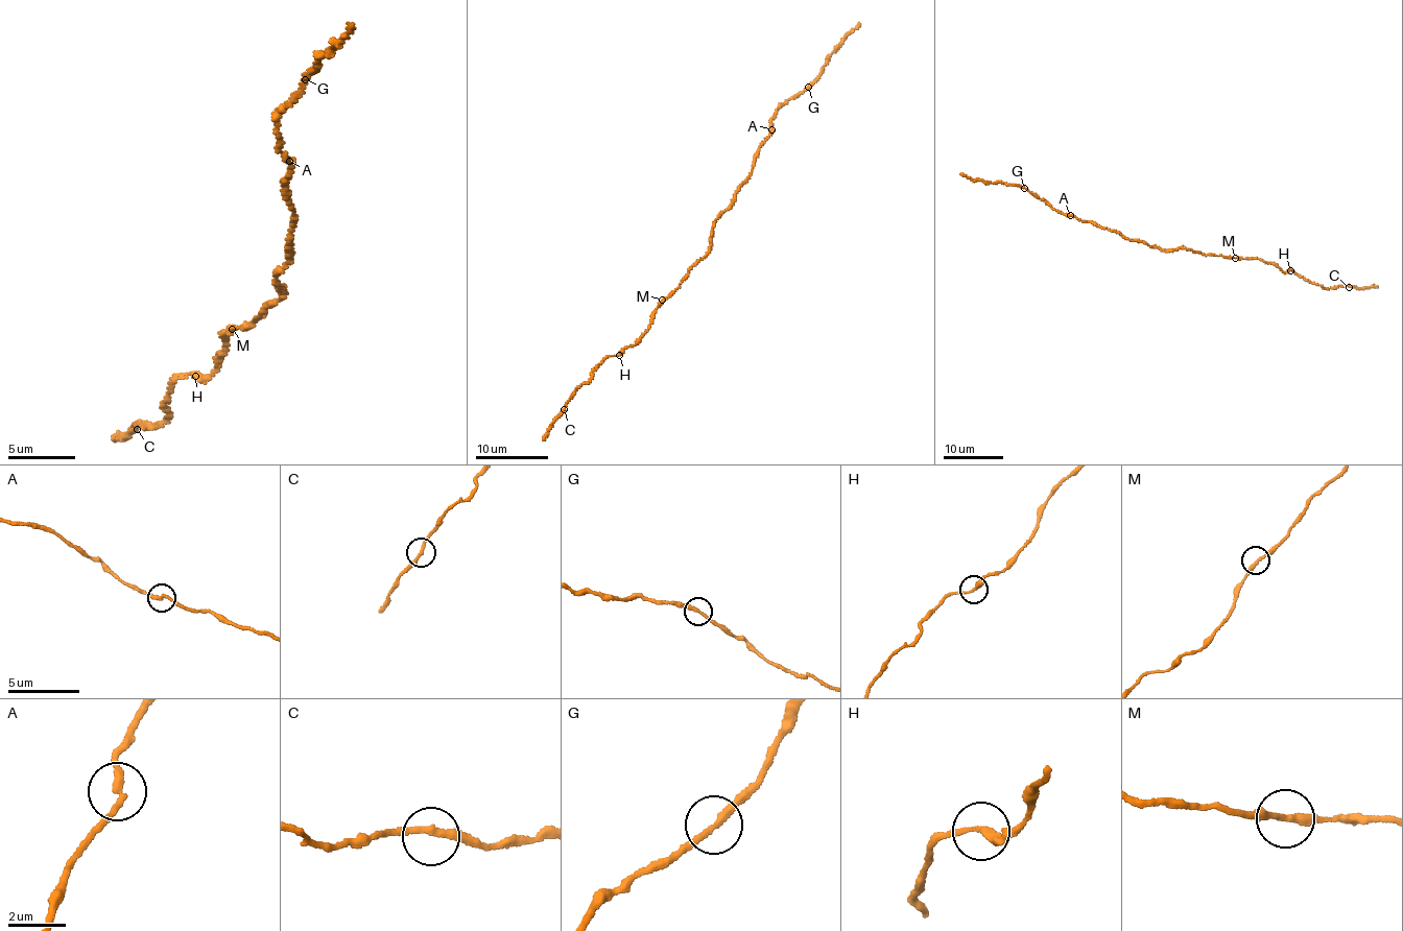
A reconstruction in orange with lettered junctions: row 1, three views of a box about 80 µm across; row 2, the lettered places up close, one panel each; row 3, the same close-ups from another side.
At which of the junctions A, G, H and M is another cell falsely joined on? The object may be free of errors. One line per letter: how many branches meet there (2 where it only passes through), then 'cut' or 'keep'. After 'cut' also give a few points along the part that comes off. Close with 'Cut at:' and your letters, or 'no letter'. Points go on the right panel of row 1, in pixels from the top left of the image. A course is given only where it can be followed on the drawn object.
A: 2 branches meet; keep
G: 2 branches meet; keep
H: 2 branches meet; keep
M: 2 branches meet; keep
Cut at: no letter

